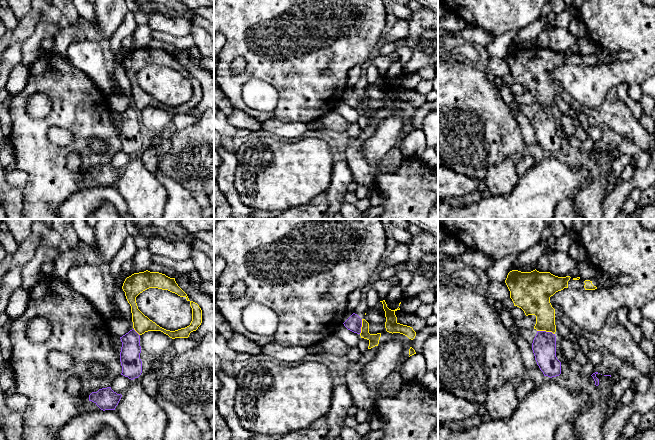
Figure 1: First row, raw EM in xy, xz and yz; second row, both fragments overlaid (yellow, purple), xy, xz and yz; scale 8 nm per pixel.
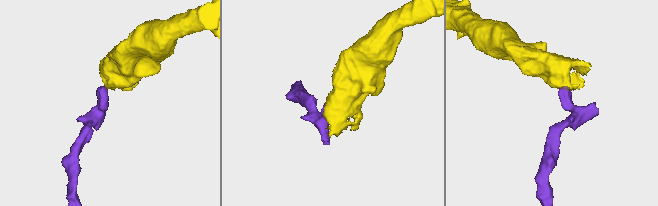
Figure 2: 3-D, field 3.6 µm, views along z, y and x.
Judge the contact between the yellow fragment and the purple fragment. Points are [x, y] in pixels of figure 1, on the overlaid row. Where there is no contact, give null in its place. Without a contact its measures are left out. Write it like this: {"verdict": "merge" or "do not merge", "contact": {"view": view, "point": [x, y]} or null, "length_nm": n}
{"verdict": "do not merge", "contact": {"view": "yz", "point": [546, 331]}, "length_nm": 150}

